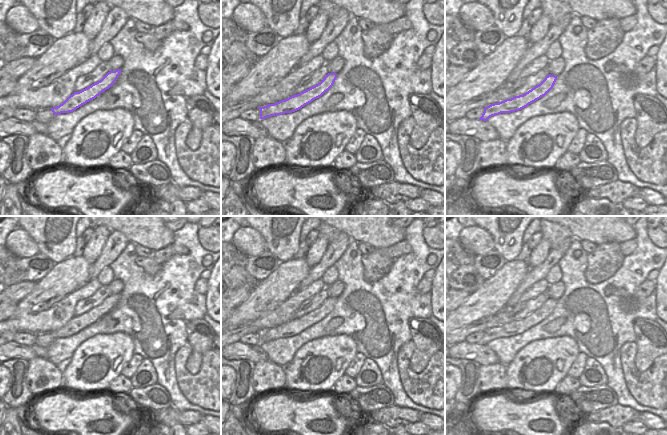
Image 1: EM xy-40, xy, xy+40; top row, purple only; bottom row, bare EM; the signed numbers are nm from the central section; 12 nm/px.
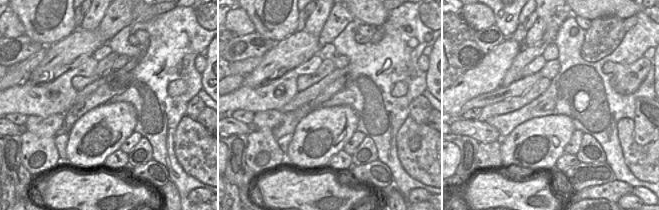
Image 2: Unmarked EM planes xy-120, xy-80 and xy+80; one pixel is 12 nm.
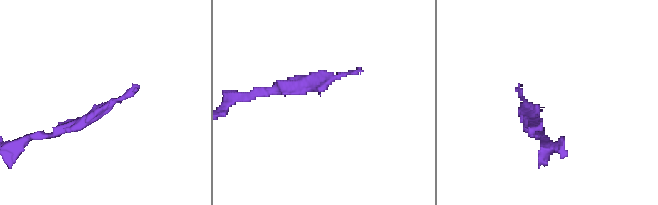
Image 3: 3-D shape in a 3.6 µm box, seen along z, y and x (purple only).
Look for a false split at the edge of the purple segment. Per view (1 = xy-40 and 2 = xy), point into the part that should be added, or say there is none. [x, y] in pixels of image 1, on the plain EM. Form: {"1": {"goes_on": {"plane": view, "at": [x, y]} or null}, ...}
{"1": {"goes_on": null}, "2": {"goes_on": null}}

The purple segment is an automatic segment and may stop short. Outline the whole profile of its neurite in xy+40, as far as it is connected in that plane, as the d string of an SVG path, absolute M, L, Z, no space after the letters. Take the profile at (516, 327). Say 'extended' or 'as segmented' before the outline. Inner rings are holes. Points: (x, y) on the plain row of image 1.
as segmented; M548 298L539 309L535 310L525 318L485 331L479 344L487 345L492 340L499 339L501 337L519 335L527 331L529 328L545 320L553 312L556 304L557 300Z

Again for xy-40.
as segmented; M117 293L115 295L111 294L100 305L79 316L74 316L62 328L50 333L52 334L54 339L75 335L77 332L95 323L102 316L109 313L116 306L120 297L121 293Z

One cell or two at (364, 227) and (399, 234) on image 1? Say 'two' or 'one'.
one

